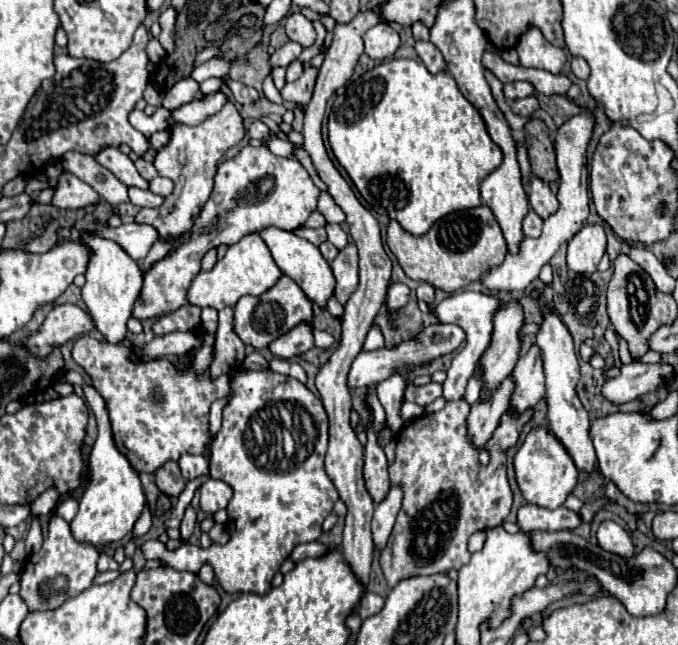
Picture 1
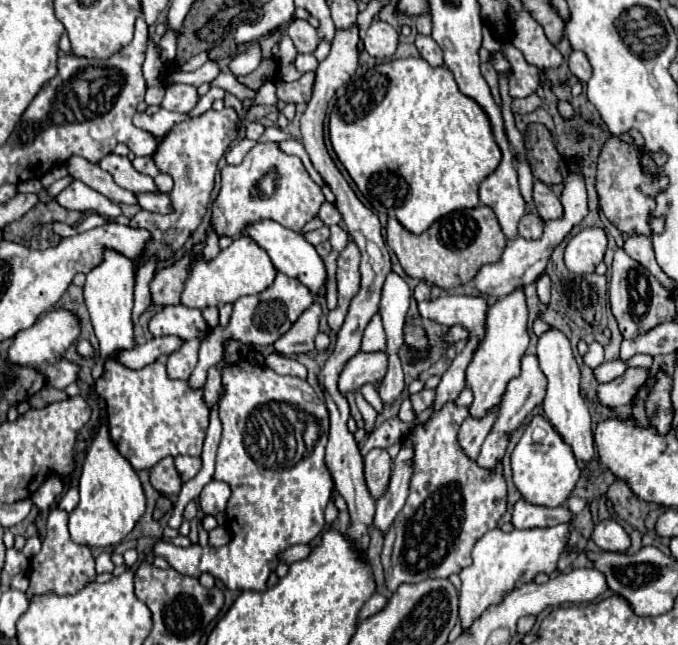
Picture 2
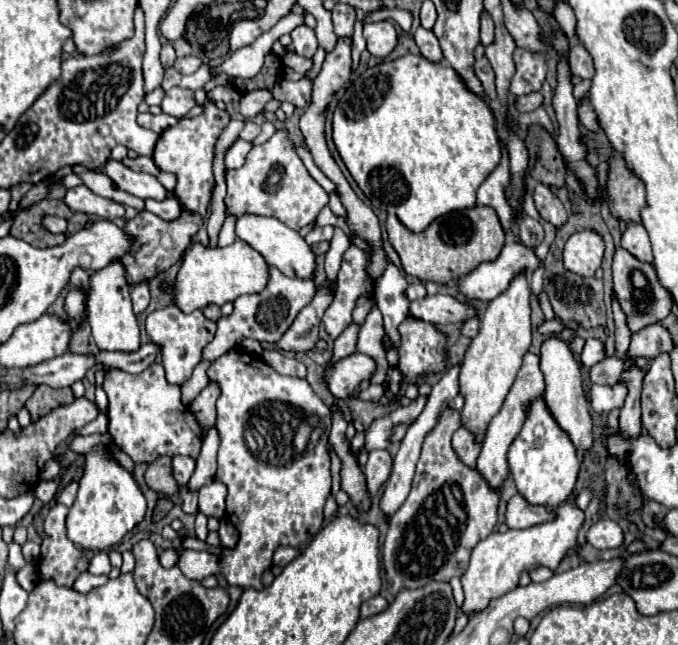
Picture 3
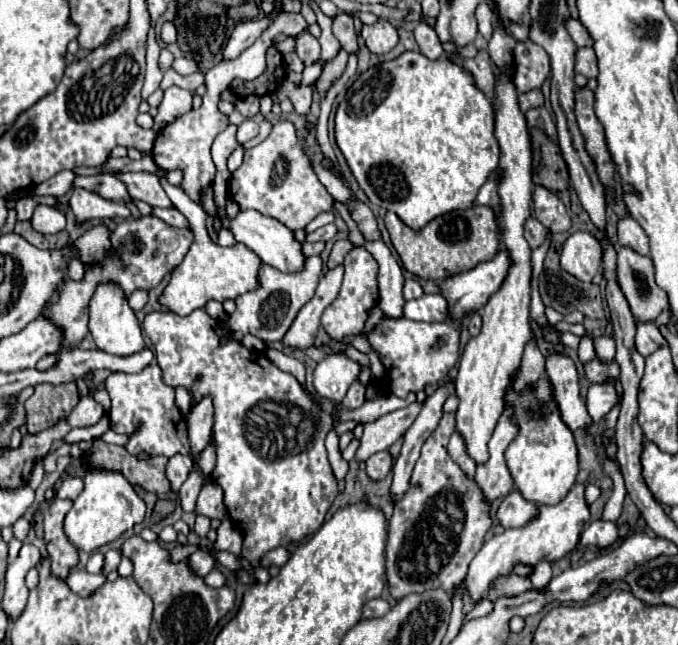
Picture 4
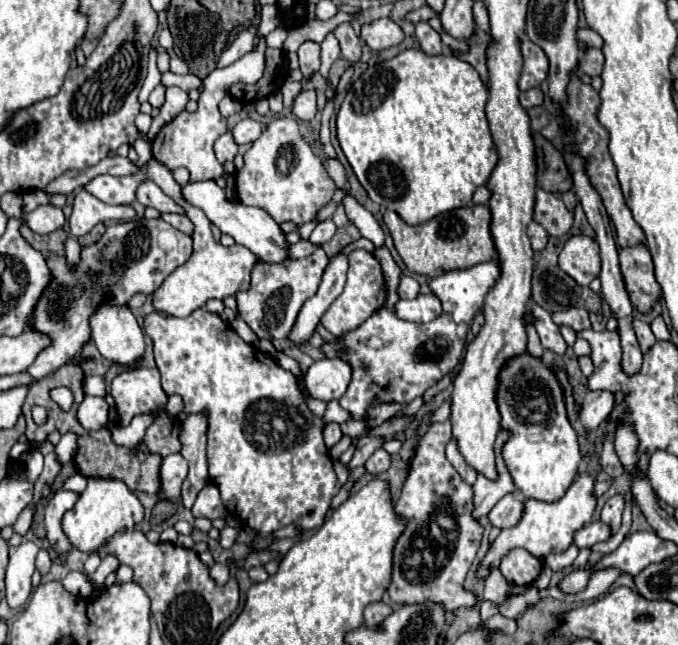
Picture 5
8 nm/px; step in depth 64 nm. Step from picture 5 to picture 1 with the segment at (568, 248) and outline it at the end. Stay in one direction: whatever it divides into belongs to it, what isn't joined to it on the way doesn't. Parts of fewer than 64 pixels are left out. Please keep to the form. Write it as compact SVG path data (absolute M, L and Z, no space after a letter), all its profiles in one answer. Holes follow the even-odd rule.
M584 224L582 230L568 242L568 268L576 274L590 274L606 252L606 234L598 224Z

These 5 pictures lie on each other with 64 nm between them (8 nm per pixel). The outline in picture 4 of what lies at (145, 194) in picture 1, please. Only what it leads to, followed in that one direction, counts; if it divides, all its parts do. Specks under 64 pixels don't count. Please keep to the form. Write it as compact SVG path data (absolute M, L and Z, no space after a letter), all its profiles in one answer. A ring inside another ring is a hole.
M154 208L154 216L158 216L160 220L174 228L188 228L188 220L176 208Z

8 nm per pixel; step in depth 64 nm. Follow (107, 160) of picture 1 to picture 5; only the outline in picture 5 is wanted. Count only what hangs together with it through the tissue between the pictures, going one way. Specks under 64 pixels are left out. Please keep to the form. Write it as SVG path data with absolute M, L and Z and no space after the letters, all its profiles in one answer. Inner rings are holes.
M146 180L138 188L138 202L142 202L144 206L156 208L162 214L186 214L184 208L180 204L176 204L170 196L166 196L160 188L156 188L156 184L152 184L152 180Z

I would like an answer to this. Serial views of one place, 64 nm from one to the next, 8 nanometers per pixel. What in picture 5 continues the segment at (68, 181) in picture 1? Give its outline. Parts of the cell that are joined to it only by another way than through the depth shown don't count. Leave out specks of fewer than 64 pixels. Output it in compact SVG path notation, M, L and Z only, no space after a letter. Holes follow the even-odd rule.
M76 190L74 210L68 222L70 222L70 232L74 236L84 236L100 222L108 222L108 220L126 222L134 218L136 218L136 210L132 206L110 206L86 190Z

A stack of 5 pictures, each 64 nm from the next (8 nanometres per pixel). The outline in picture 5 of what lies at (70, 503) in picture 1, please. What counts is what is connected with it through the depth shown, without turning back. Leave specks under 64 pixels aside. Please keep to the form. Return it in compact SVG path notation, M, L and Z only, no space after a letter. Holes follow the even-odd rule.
M74 474L72 478L68 478L68 480L64 482L64 488L68 488L68 490L80 494L80 492L86 488L86 478L80 476L80 474Z

